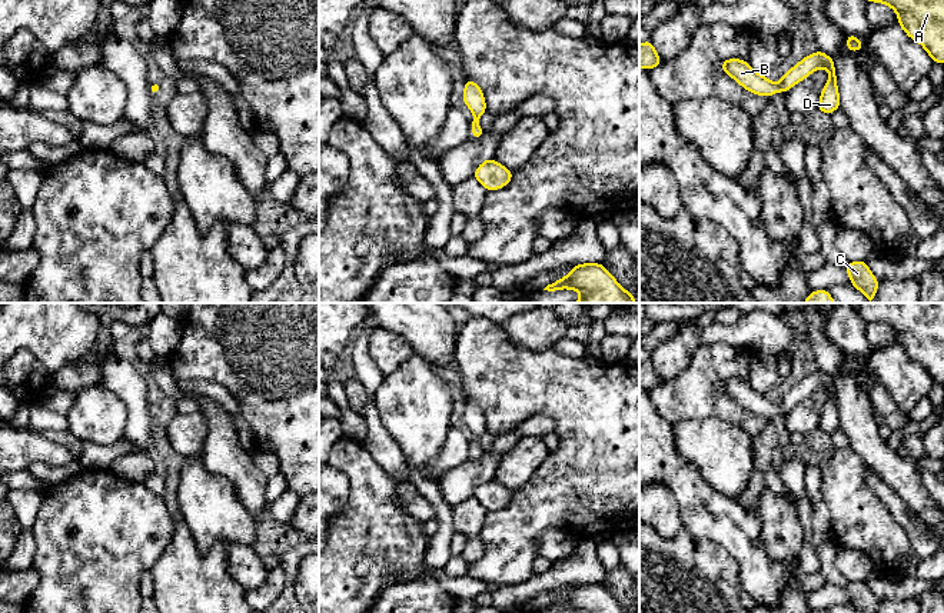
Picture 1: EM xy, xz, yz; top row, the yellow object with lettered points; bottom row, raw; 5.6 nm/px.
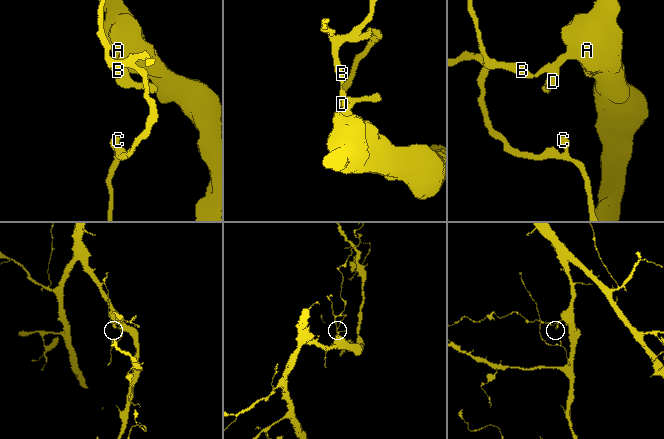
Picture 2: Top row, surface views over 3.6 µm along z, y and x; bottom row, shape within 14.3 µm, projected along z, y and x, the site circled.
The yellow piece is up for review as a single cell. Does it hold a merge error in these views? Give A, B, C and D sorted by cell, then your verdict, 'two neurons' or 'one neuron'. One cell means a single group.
A B C D | one neuron

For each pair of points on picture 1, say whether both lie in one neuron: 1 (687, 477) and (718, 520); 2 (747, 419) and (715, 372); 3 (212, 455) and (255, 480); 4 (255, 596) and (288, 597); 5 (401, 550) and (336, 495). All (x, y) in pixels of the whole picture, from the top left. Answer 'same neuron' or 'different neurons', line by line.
1: same neuron
2: same neuron
3: same neuron
4: different neurons
5: different neurons

